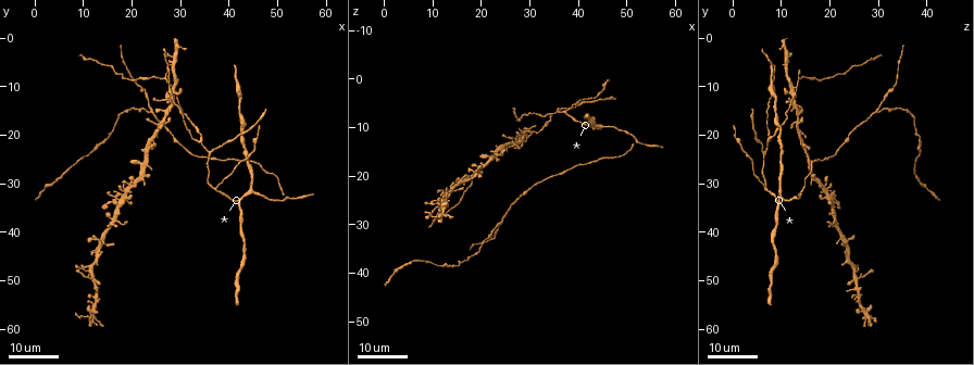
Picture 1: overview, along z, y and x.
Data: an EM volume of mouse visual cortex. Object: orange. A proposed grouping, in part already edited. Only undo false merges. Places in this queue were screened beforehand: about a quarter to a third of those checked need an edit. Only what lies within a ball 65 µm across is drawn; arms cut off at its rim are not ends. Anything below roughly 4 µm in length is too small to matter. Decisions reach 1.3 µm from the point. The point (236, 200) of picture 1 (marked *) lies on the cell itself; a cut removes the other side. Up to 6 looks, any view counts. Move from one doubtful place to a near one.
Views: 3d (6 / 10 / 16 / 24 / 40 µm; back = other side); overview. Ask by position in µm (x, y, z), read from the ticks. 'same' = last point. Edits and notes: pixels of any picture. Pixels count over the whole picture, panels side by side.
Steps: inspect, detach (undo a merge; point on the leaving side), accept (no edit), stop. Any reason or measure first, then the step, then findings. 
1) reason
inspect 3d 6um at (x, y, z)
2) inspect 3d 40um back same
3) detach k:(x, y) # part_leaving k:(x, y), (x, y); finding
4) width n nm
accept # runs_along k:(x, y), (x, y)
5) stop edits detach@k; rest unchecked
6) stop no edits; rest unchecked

inspect 3d 24um at (34.0, 21.5, 7.5)

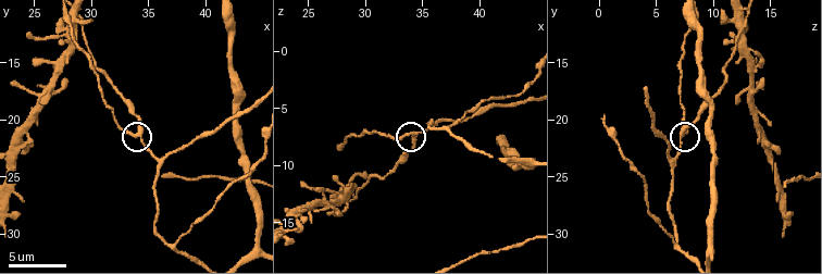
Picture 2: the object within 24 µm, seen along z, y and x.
inspect 3d 6um at (33.8, 21.2, 7.2)

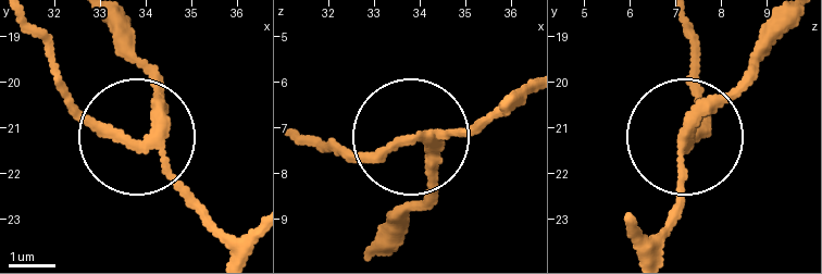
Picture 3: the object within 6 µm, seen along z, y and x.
width 240 nm
accept # runs_along 3:(229, 256), (195, 197), (58, 84); all the same cell

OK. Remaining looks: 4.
thick turns thin
inspect 3d 24um at (11.5, 23.0, 39.0)

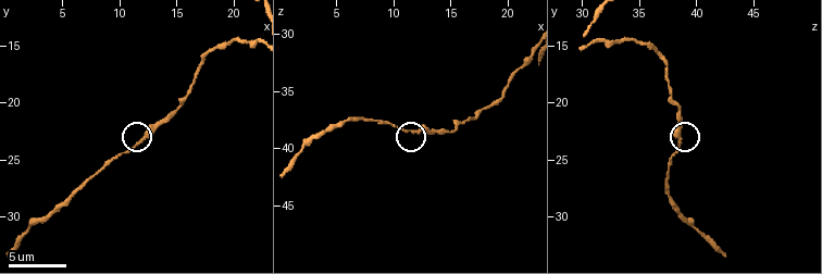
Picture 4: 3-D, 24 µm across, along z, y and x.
inspect 3d 10um at (11.6, 23.6, 38.4)

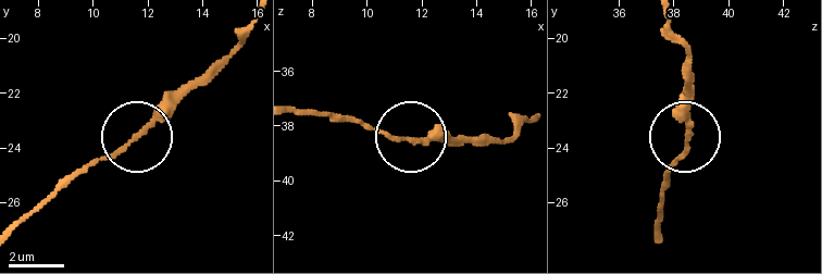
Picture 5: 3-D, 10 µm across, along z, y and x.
inspect 3d 6um at (11.8, 23.5, 38.6)

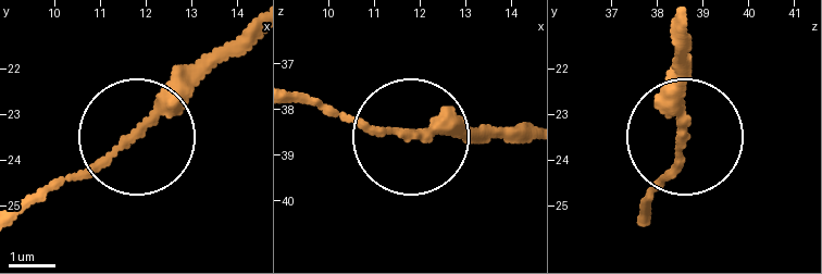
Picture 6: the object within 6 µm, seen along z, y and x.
width 210 nm
accept # continuous, no second cell

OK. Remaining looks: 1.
stop no edits; rest unchecked

